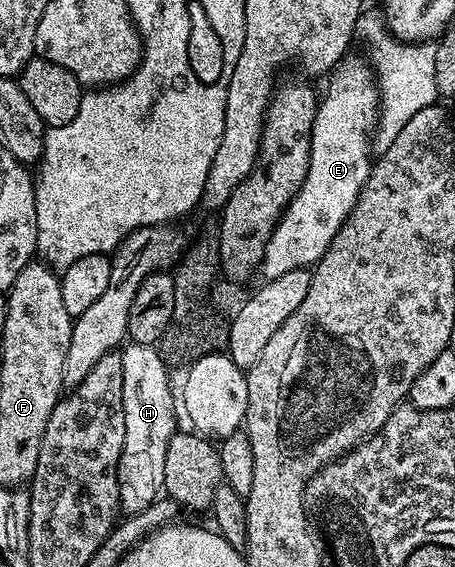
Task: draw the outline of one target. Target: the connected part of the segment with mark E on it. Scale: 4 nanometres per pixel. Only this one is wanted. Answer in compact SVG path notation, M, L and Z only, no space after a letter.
M344 59L335 66L330 74L331 82L327 85L327 94L319 97L319 110L313 119L311 132L311 154L309 155L309 171L305 175L305 183L301 183L301 191L287 205L287 210L275 224L273 235L265 247L261 273L270 279L280 277L294 269L305 269L319 264L325 251L333 243L337 231L345 223L345 219L353 211L361 191L371 174L373 164L372 134L379 118L380 98L376 85L376 76L368 62Z

